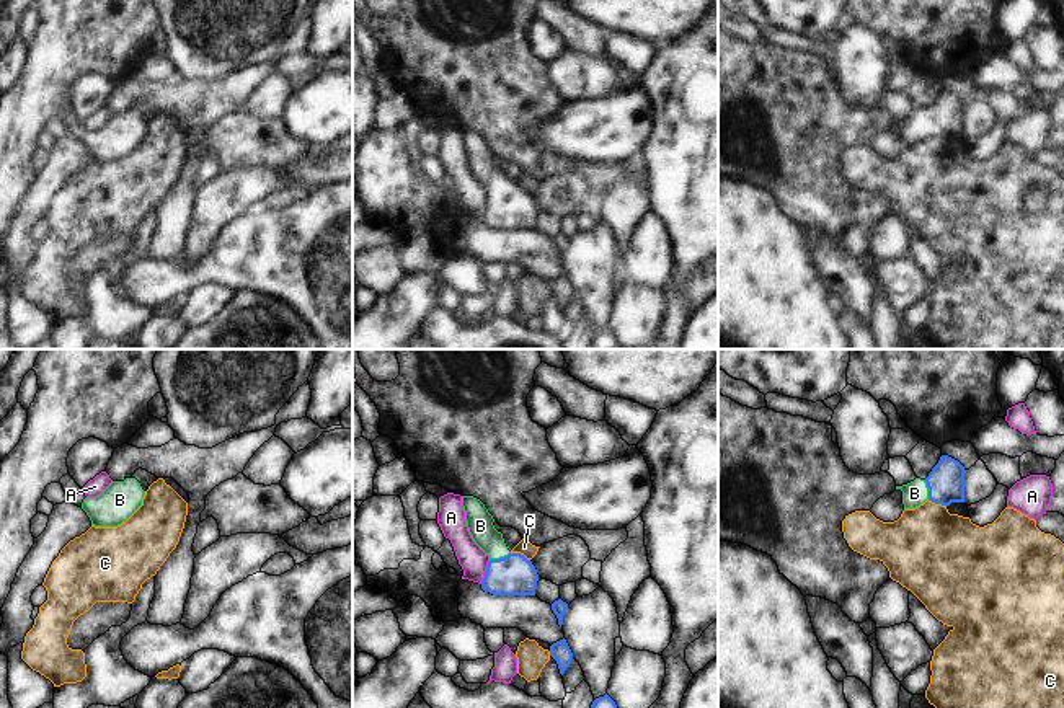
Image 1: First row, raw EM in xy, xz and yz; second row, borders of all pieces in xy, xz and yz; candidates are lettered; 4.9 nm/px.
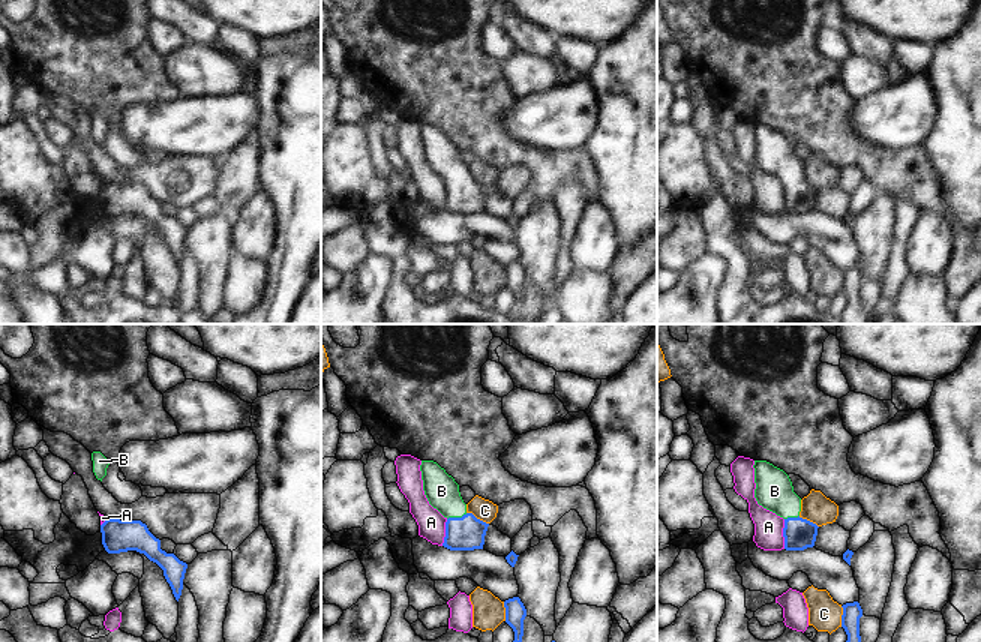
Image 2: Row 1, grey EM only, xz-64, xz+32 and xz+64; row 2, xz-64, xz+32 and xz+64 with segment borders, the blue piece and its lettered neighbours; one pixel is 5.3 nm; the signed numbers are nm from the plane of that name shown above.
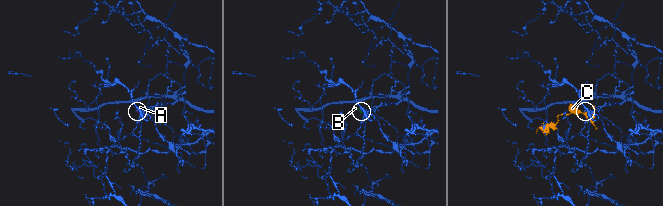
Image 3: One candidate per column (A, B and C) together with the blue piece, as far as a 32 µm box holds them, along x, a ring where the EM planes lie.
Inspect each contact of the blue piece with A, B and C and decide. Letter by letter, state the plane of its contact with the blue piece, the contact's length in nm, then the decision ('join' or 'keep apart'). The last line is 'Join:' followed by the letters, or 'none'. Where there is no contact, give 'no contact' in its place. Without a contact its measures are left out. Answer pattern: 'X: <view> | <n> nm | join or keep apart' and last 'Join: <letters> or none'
A: xz | 130 nm | keep apart
B: xz | 110 nm | join
C: xz | 100 nm | keep apart
Join: B

